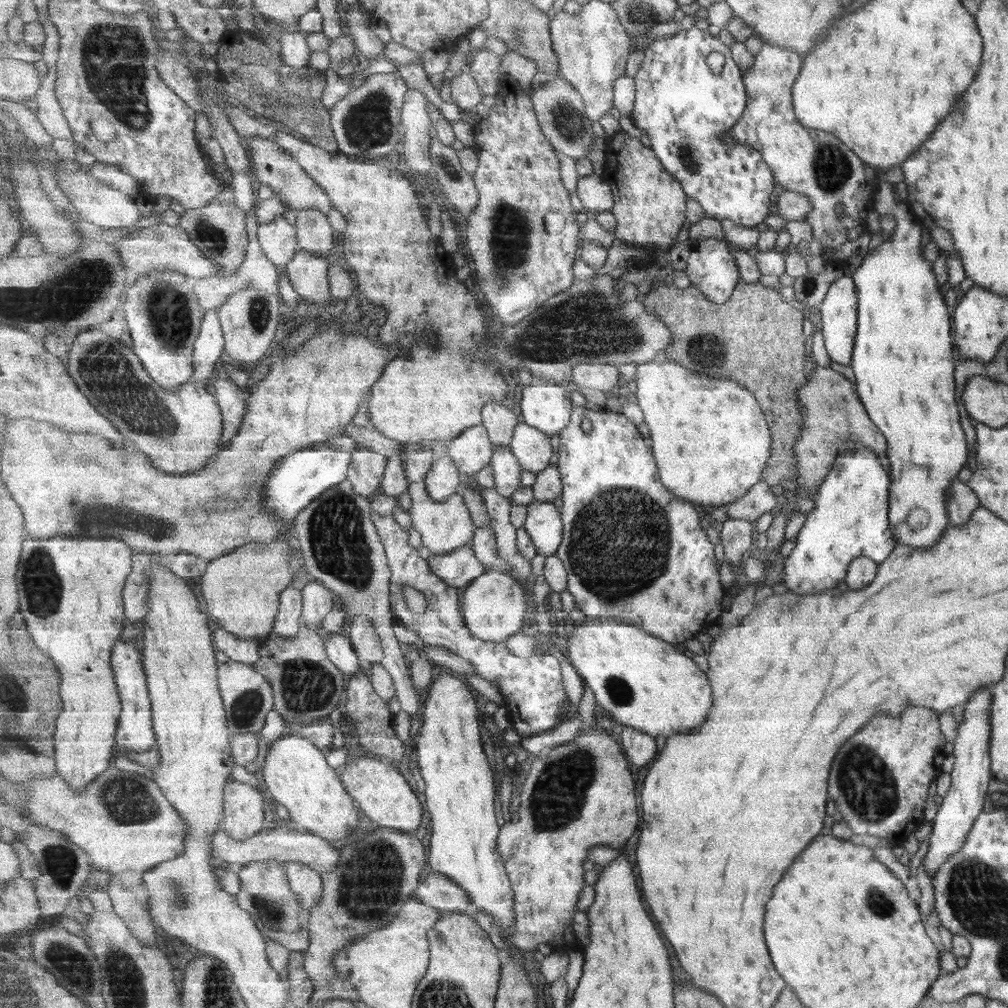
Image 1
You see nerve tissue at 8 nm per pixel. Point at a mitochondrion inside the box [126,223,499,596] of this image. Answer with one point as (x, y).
(169, 315)

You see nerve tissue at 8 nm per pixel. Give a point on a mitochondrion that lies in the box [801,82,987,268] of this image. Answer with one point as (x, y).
(832, 169)

